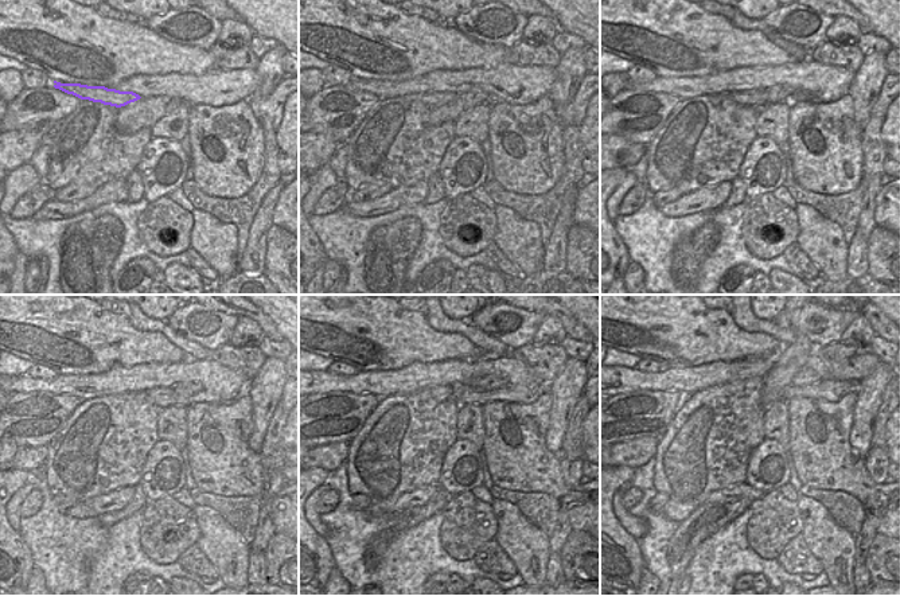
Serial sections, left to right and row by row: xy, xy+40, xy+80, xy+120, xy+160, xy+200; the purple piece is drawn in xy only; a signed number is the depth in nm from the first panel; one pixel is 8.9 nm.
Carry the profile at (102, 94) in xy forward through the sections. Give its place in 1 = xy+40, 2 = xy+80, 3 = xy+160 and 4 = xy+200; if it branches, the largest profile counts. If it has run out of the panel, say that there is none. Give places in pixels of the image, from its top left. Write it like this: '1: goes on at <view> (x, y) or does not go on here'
1: goes on at xy+40 (432, 98)
2: goes on at xy+80 (759, 98)
3: goes on at xy+160 (464, 394)
4: goes on at xy+200 (830, 390)

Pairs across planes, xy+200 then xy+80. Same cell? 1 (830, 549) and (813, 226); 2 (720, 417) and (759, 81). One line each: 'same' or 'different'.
1: same
2: different

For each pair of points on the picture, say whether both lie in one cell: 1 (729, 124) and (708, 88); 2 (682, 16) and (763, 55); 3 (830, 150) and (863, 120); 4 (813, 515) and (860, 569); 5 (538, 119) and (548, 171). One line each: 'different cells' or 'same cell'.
1: different cells
2: same cell
3: different cells
4: different cells
5: same cell

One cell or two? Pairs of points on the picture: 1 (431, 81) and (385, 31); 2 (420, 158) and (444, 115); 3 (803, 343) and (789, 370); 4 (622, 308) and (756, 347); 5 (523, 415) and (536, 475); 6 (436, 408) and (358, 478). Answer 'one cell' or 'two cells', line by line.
1: two cells
2: two cells
3: one cell
4: one cell
5: one cell
6: one cell

